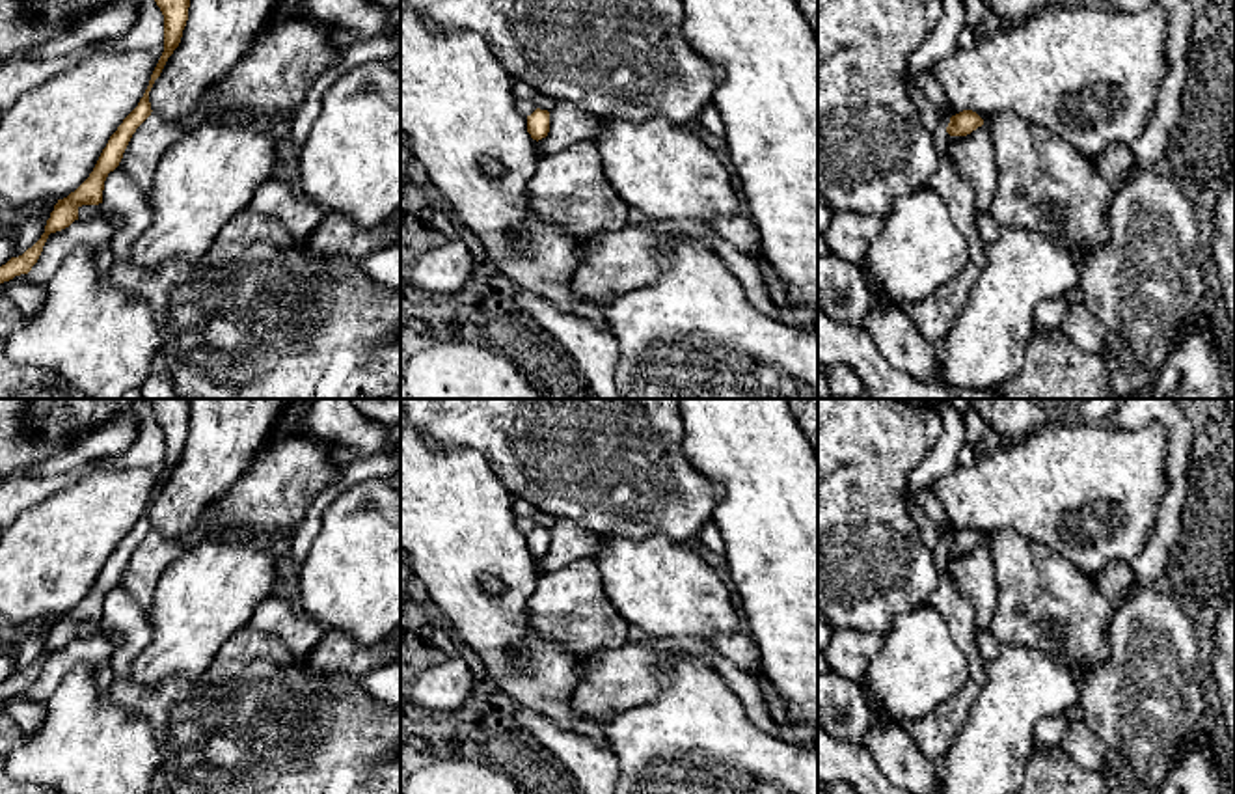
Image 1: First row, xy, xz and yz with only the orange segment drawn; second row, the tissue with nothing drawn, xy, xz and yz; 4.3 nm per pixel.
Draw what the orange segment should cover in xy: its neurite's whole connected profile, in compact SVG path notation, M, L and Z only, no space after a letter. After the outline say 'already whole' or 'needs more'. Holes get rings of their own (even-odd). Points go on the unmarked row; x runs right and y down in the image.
M156 399L153 403L155 419L164 432L164 470L151 492L143 514L140 516L138 524L123 537L117 548L110 554L89 595L67 615L58 617L54 628L50 630L50 636L47 637L41 656L22 673L11 675L6 682L0 684L0 701L9 699L15 693L28 691L37 680L48 652L61 649L69 645L75 637L78 637L78 626L82 623L102 621L104 598L108 591L119 583L136 546L151 533L153 527L149 520L149 509L155 498L160 494L168 475L181 460L183 447L188 438L190 404L192 399Z | already whole

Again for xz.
M536 526L531 533L527 533L527 550L533 557L542 557L550 550L550 529Z | already whole

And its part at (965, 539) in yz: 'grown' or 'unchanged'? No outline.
unchanged

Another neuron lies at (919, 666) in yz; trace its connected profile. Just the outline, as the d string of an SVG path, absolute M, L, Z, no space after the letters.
M926 602L896 615L883 639L859 686L870 710L875 716L885 712L892 725L907 727L924 718L970 680L967 658L956 647L944 617Z

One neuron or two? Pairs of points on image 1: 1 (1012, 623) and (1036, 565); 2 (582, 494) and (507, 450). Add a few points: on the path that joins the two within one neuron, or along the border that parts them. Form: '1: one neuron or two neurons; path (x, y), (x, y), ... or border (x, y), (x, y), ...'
1: one neuron; path (1025, 608), (1036, 597), (1036, 580)
2: one neuron; path (563, 476), (537, 450), (526, 450)

